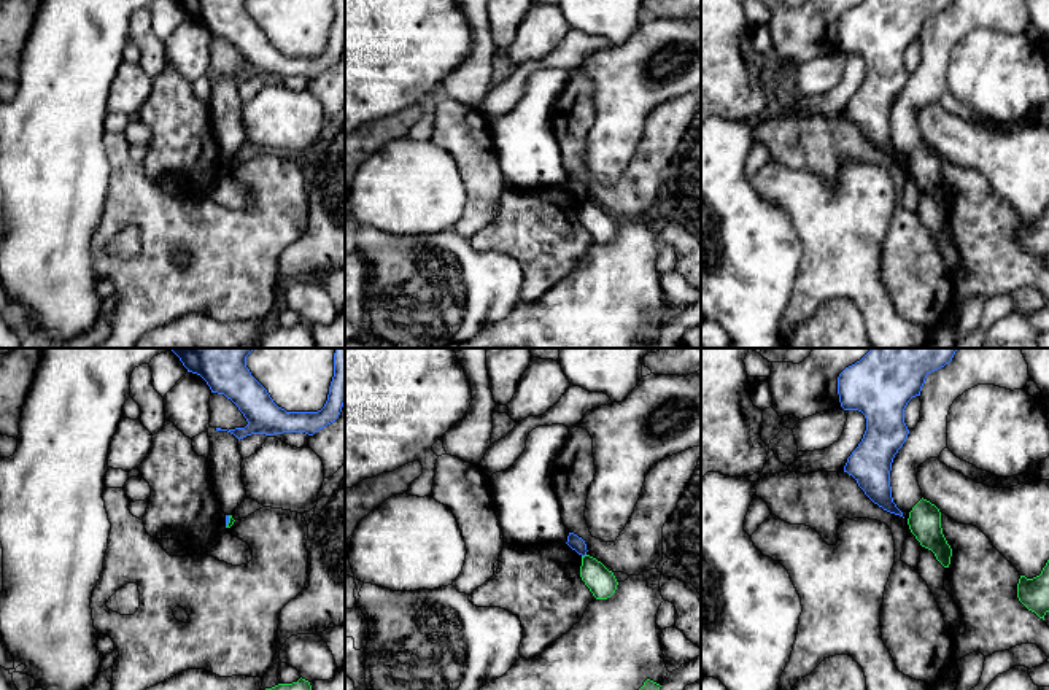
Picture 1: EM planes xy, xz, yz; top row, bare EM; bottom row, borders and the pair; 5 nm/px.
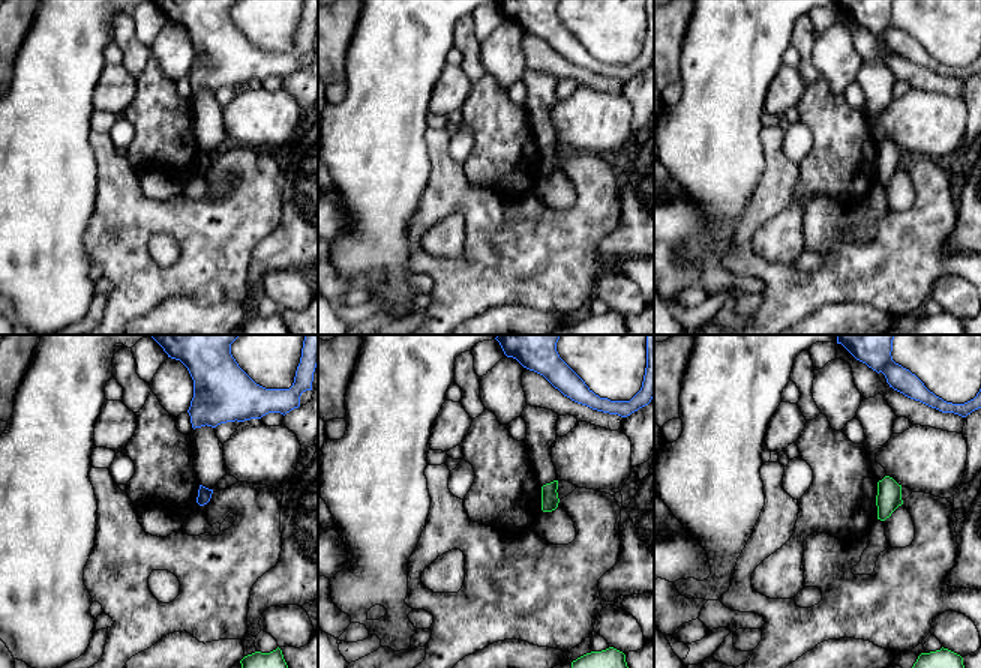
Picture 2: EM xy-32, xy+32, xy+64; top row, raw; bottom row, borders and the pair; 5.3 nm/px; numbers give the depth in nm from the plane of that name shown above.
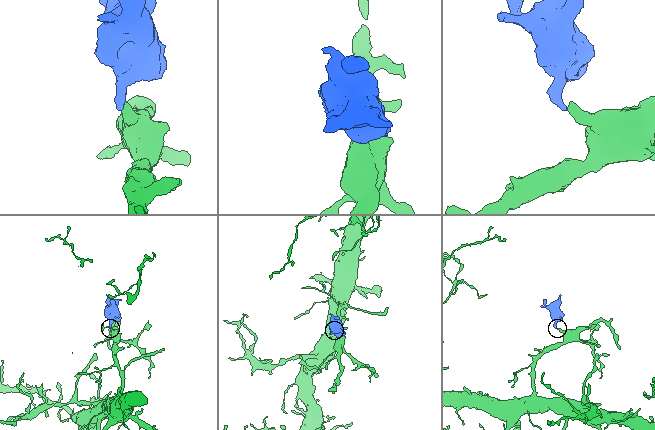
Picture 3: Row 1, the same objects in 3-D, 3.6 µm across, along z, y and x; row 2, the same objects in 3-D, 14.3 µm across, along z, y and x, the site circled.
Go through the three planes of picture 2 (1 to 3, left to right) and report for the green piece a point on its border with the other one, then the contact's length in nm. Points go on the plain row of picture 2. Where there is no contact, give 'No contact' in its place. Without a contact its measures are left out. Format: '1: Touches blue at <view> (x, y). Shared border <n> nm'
1: No contact
2: No contact
3: No contact

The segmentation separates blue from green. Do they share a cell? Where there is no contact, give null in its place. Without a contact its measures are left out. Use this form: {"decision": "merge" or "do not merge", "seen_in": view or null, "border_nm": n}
{"decision": "do not merge", "seen_in": "xz", "border_nm": 30}

